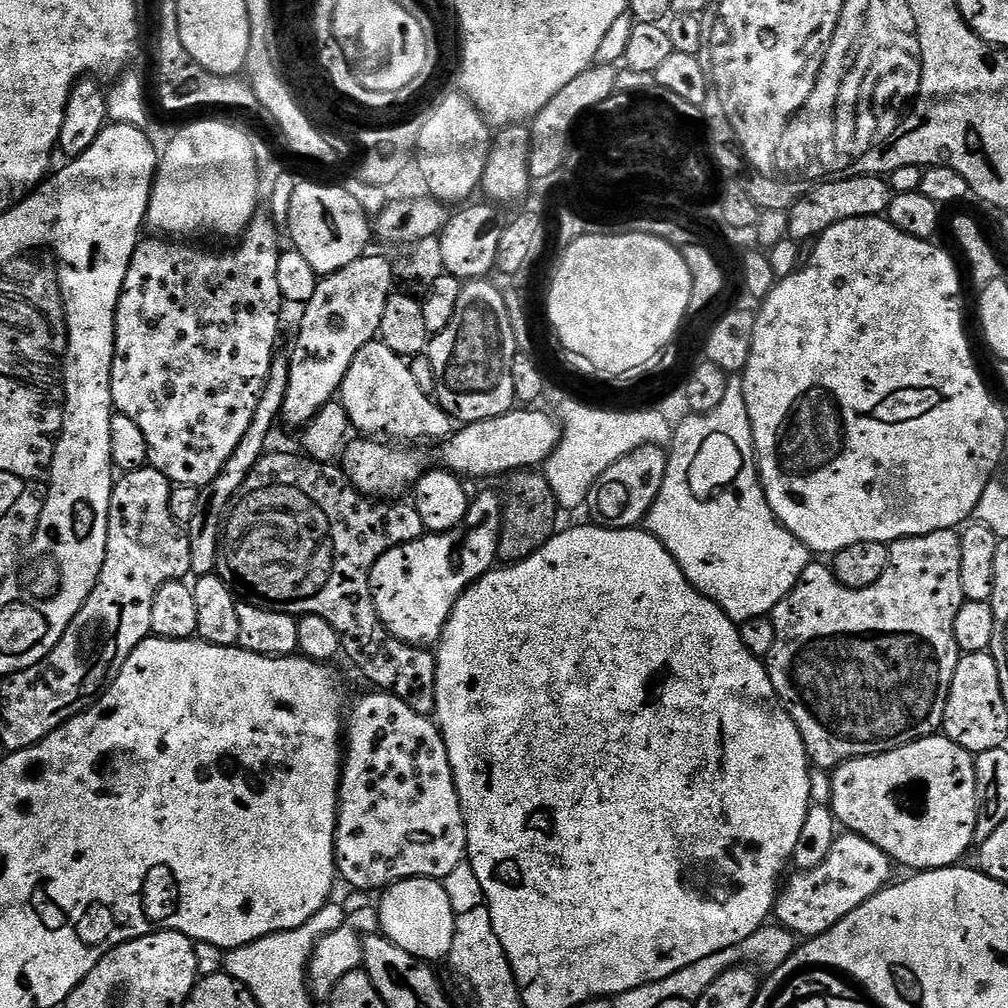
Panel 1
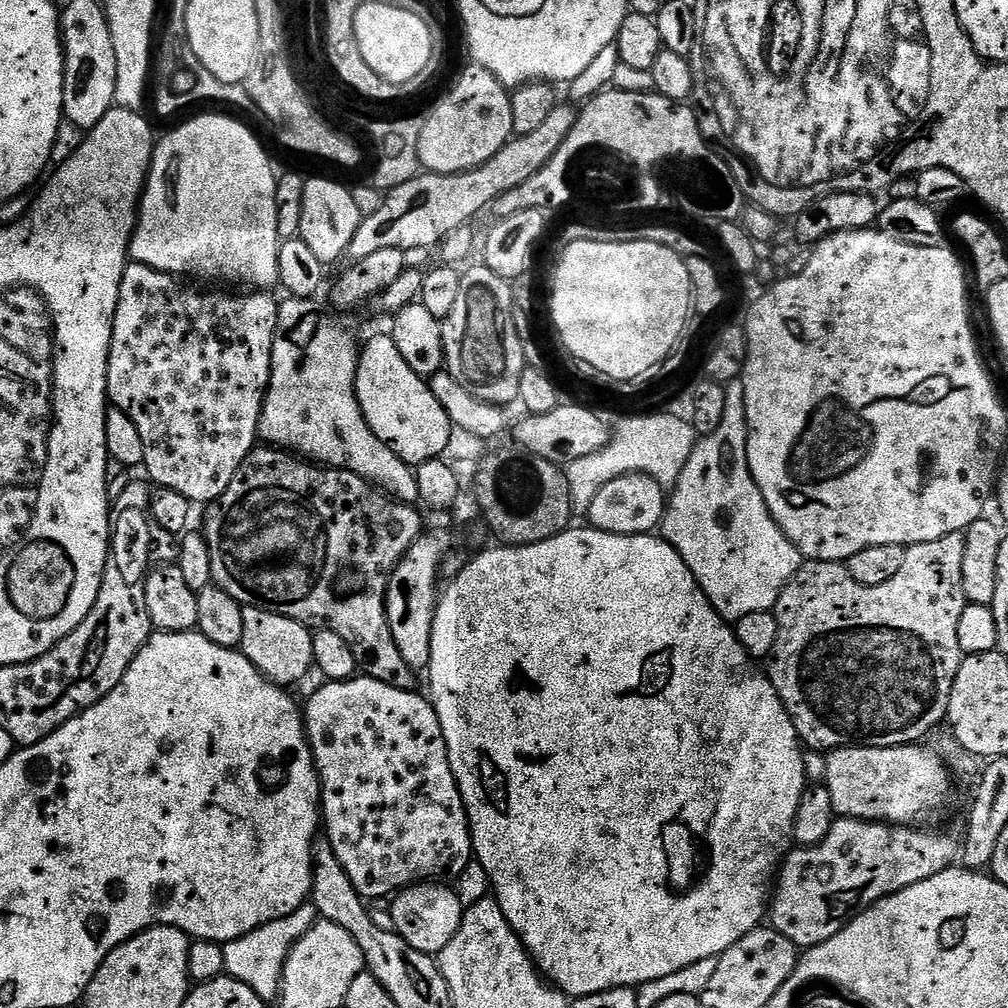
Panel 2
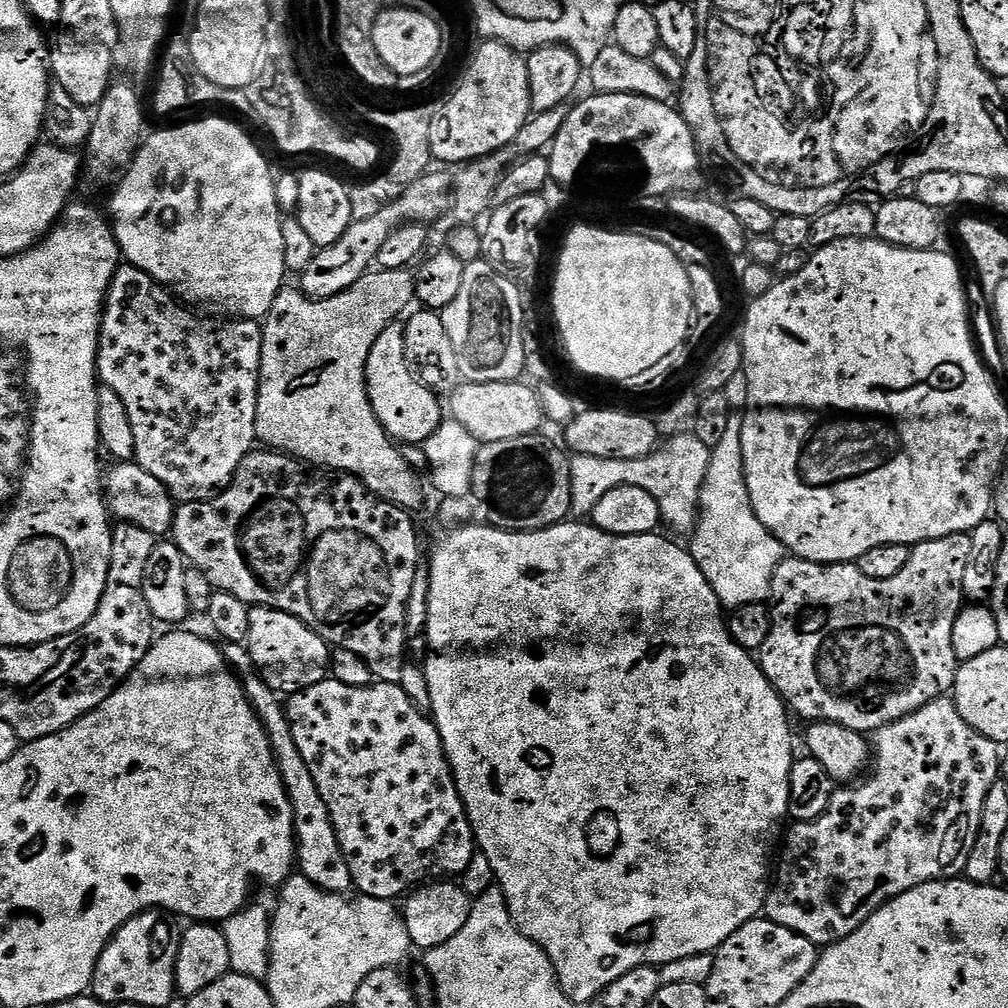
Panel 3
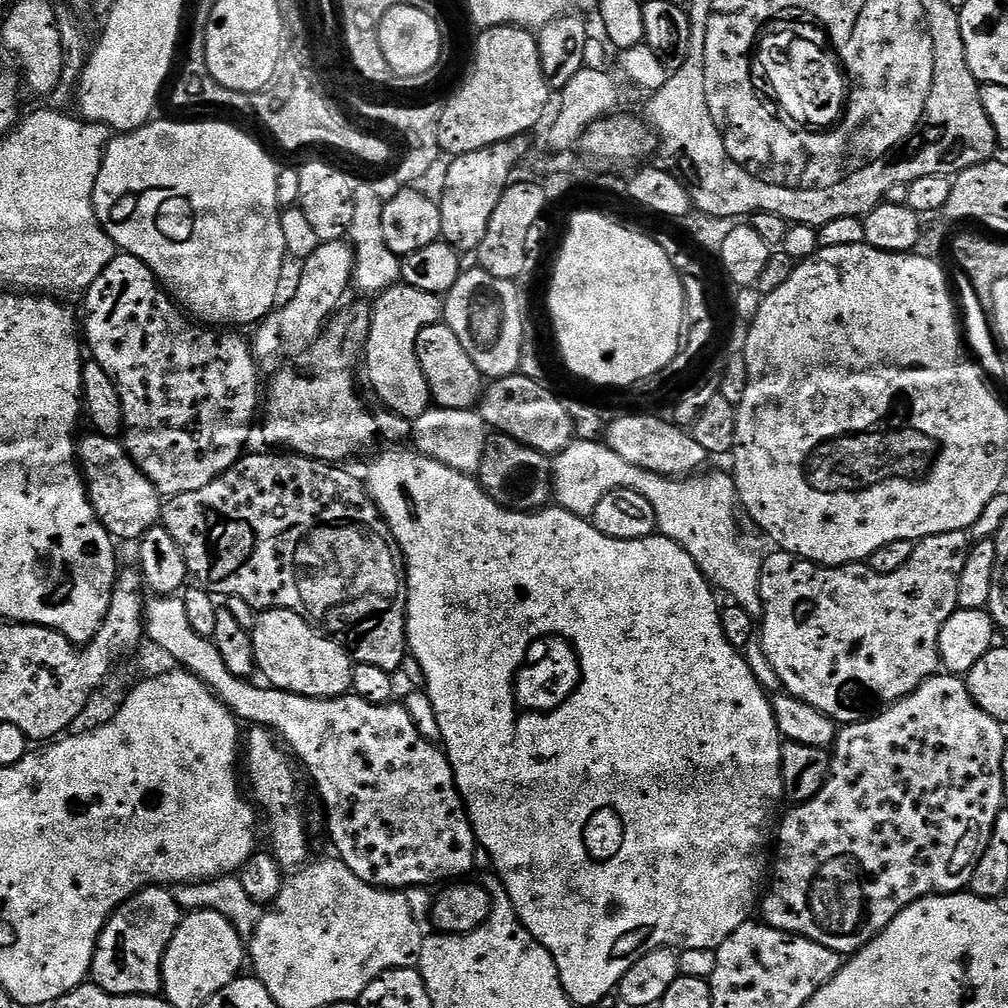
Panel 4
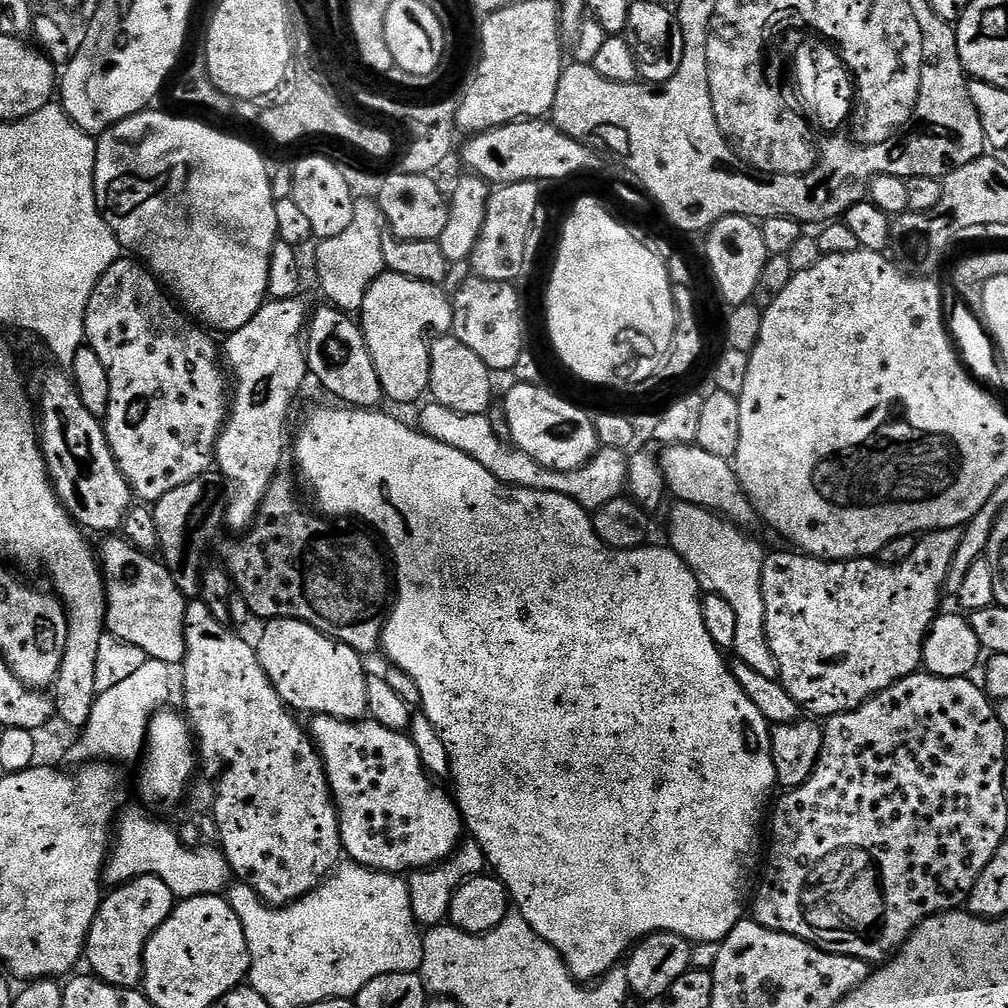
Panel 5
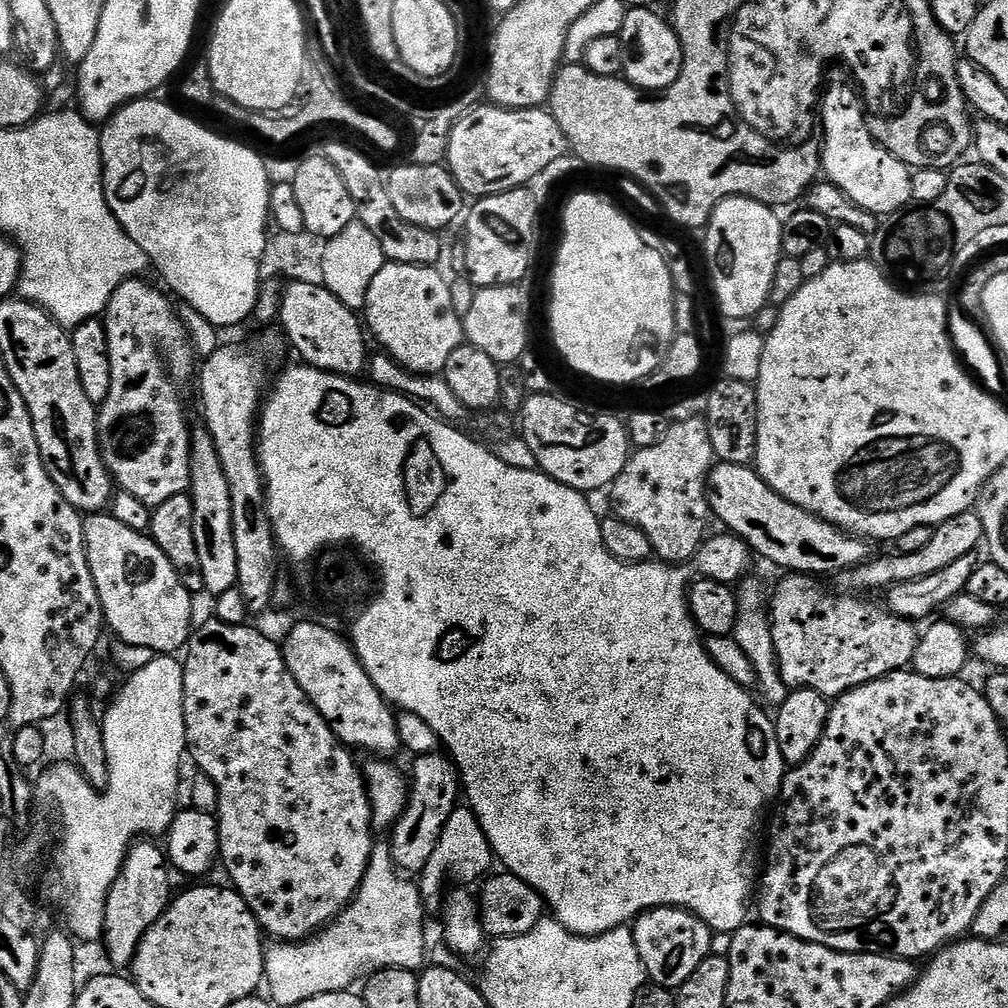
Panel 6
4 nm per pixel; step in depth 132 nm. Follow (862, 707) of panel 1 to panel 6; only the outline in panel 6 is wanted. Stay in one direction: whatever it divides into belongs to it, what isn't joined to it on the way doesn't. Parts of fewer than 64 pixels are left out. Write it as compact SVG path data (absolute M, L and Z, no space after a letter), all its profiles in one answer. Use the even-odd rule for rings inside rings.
M975 510L954 514L954 518L935 525L934 538L930 538L929 544L923 550L914 550L914 554L880 556L877 560L872 558L861 564L854 572L856 584L860 588L881 588L881 590L887 590L893 584L904 584L907 580L926 578L946 566L950 566L950 562L958 562L958 558L973 555L977 551L975 548L981 547L983 539L984 527L982 526L982 518ZM788 574L785 580L776 588L776 593L770 596L770 623L772 625L772 637L774 638L774 646L776 647L776 657L780 663L780 676L787 682L789 689L809 688L818 694L829 698L841 696L843 692L849 692L851 688L862 686L871 680L877 680L883 676L889 676L892 672L898 672L907 669L912 663L914 654L916 653L916 642L918 639L918 628L911 620L903 620L898 618L887 607L871 604L868 600L859 600L856 596L839 596L836 592L827 592L820 584L815 584L815 579L809 578L804 574Z

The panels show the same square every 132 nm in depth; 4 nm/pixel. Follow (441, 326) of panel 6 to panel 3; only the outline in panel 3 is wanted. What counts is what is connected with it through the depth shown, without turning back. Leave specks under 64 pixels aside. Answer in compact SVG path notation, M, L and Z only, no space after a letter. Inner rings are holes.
M403 323L386 326L378 342L374 342L374 350L370 350L370 358L366 362L366 386L370 394L370 406L374 406L378 422L382 422L389 436L401 445L423 446L430 434L438 430L442 419L441 397L428 389L408 365Z

